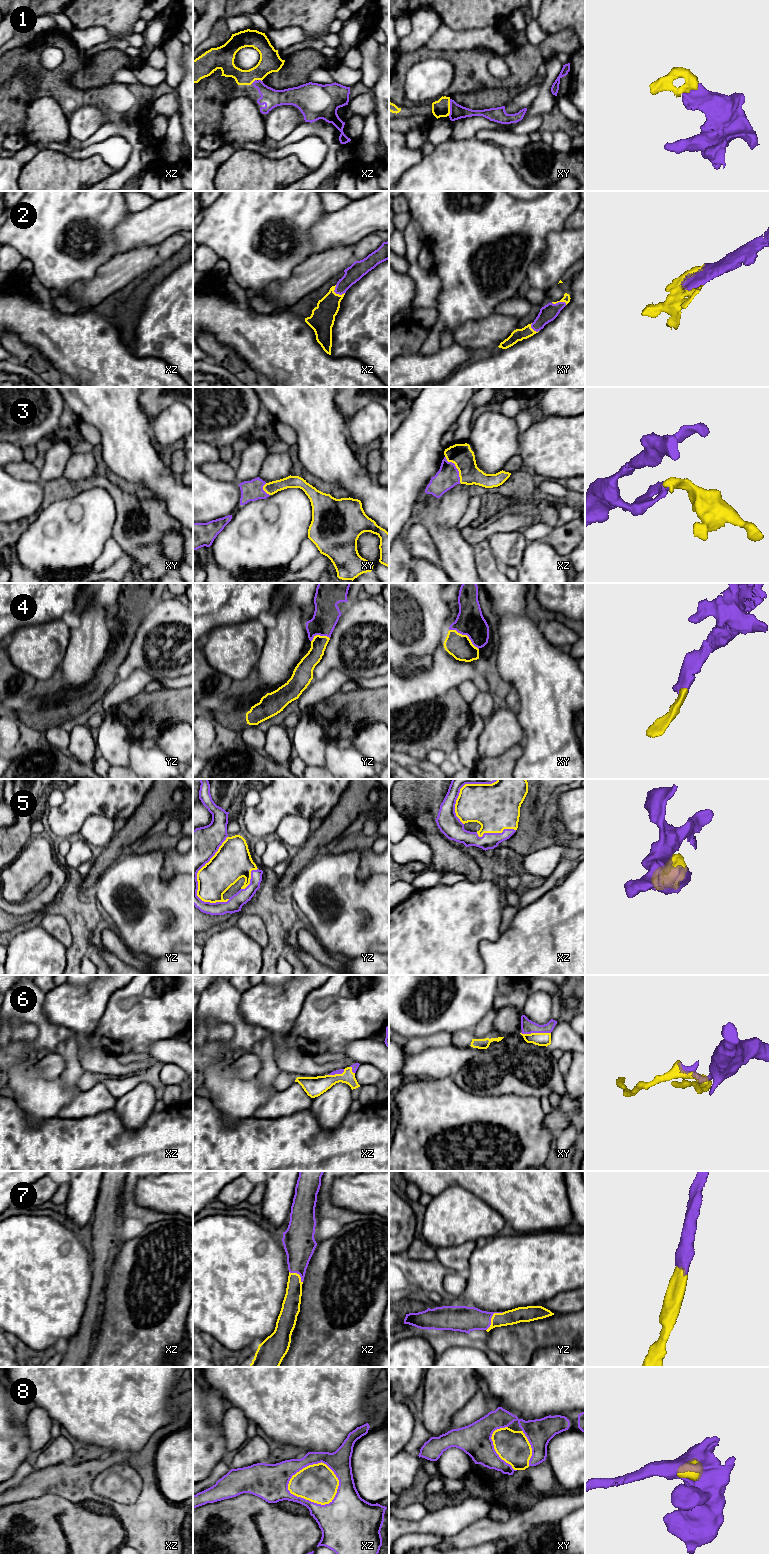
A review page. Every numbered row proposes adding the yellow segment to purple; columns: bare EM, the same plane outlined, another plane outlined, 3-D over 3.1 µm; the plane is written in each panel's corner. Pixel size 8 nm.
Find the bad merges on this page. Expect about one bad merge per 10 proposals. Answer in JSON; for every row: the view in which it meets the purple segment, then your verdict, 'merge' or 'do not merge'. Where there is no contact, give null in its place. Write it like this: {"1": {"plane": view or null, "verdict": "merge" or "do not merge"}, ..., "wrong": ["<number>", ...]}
{"1": {"plane": "xy", "verdict": "merge"}, "2": {"plane": "xz", "verdict": "merge"}, "3": {"plane": "xz", "verdict": "merge"}, "4": {"plane": "xy", "verdict": "merge"}, "5": {"plane": "xz", "verdict": "merge"}, "6": {"plane": "xy", "verdict": "merge"}, "7": {"plane": "yz", "verdict": "merge"}, "8": {"plane": "xz", "verdict": "merge"}, "wrong": []}

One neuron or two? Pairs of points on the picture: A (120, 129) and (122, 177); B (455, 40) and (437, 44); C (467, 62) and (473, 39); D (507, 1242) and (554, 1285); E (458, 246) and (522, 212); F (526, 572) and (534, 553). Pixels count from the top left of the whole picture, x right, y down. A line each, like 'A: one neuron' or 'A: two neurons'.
A: one neuron
B: one neuron
C: two neurons
D: one neuron
E: one neuron
F: one neuron

